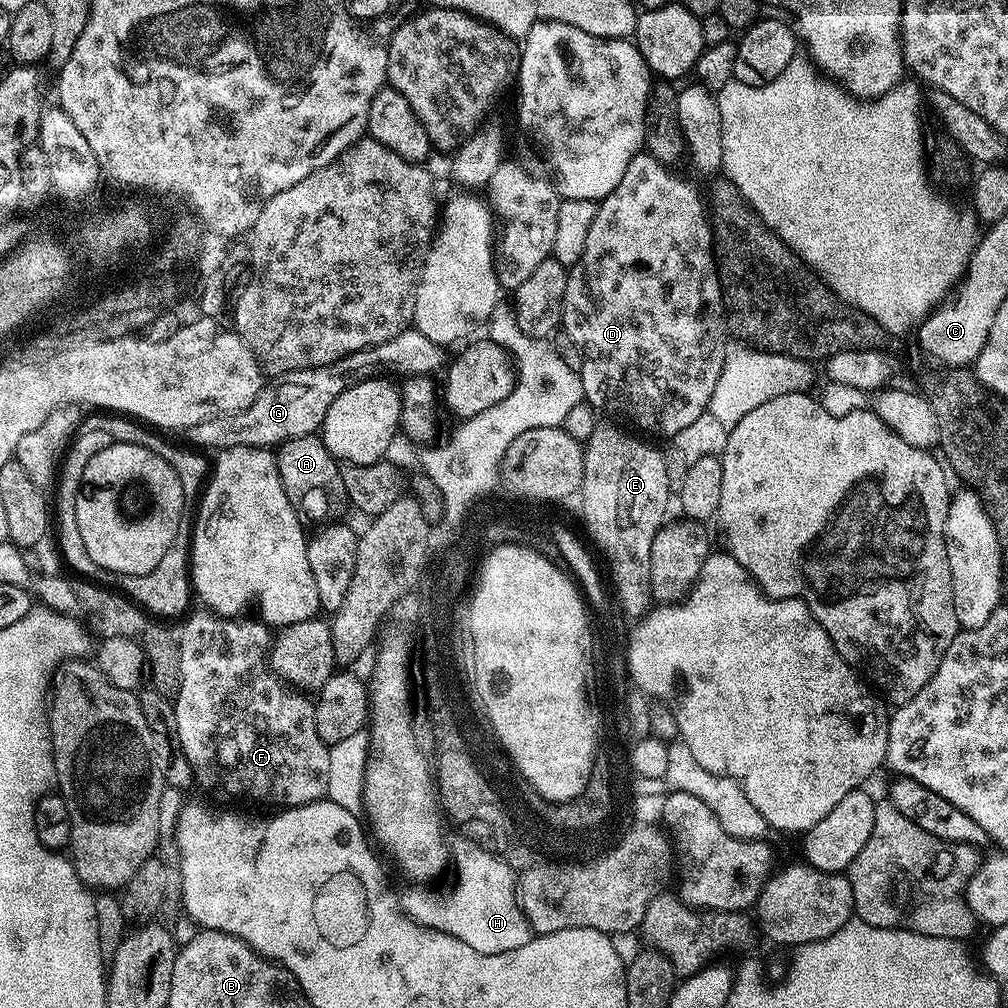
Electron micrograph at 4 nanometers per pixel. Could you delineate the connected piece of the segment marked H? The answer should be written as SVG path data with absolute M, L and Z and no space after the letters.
M461 838L450 852L451 859L456 864L456 885L452 892L442 896L436 892L408 892L403 893L402 907L408 917L417 924L445 932L448 936L458 938L458 942L466 942L478 954L506 954L506 950L518 950L518 946L526 946L534 935L524 911L520 909L518 899L518 876L502 857L488 852L482 845L473 840Z

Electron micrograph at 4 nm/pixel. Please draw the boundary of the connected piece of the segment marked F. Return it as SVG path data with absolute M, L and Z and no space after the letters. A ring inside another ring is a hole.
M208 610L193 611L183 621L180 632L178 628L178 679L180 689L174 697L174 720L176 716L176 736L180 739L179 751L188 765L192 768L192 775L197 785L201 784L208 792L221 792L224 796L253 796L260 804L273 804L276 810L297 808L315 800L322 800L328 794L328 779L330 778L329 745L318 738L316 726L316 706L307 695L296 690L289 690L273 673L266 663L266 653L270 648L269 625L259 619L244 620L245 618L229 618L218 616Z

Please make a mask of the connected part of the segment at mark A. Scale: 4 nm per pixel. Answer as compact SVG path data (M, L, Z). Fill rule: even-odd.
M319 435L294 438L279 445L274 455L278 474L282 478L282 486L286 490L286 498L294 501L297 513L305 521L327 521L331 517L328 515L332 512L332 500L344 496L344 483L340 477L341 465L336 457L330 454L323 439Z

